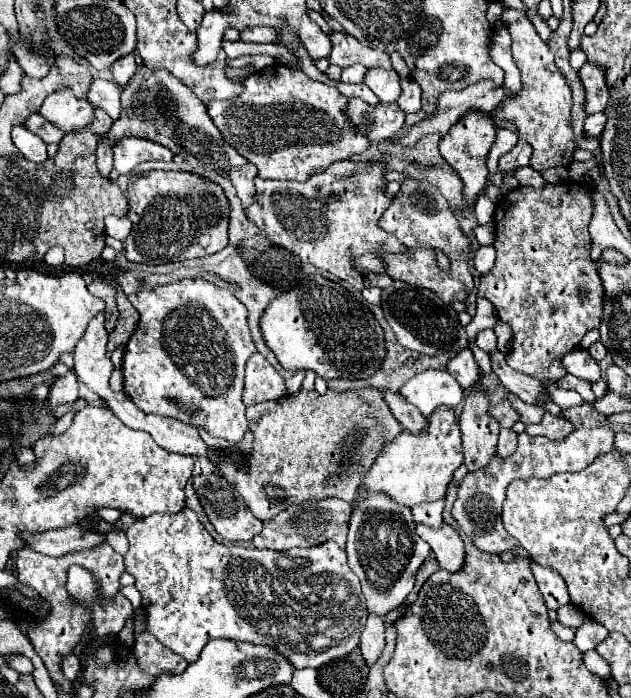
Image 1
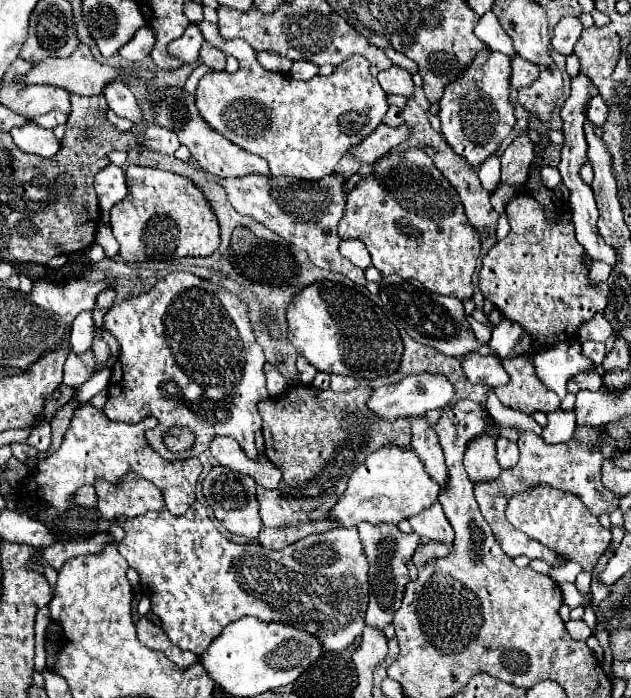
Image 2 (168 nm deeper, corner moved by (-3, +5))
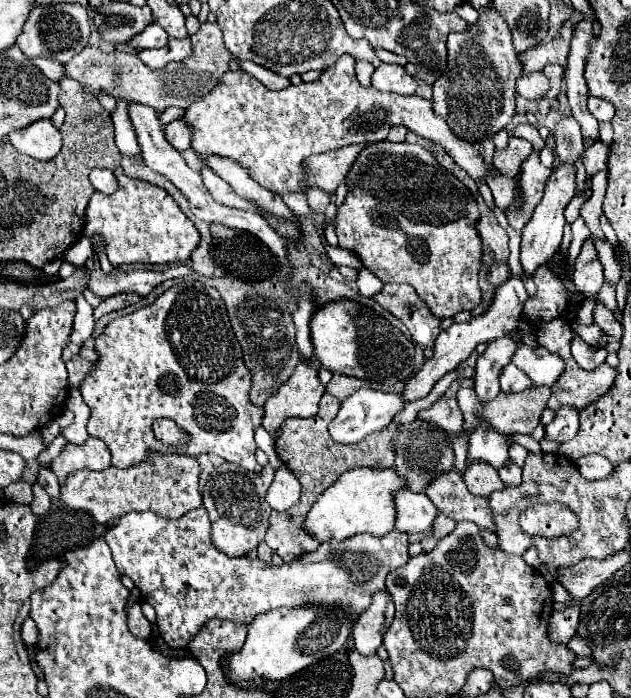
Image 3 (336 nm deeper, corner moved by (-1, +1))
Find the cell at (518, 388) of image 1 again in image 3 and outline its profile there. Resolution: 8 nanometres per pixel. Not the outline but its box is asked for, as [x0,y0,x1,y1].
[374,284,440,348]

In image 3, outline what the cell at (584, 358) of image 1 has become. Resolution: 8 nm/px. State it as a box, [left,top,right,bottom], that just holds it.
[512,344,566,388]

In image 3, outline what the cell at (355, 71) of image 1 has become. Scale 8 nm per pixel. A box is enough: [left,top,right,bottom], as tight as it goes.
[356,60,374,86]

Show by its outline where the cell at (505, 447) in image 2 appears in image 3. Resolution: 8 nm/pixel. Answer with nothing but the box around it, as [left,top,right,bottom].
[498,462,522,486]

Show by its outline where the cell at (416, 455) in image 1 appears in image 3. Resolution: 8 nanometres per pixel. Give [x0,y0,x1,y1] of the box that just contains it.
[304,468,408,542]

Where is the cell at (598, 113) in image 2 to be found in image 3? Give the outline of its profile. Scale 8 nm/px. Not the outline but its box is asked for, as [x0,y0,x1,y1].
[588,96,614,122]

